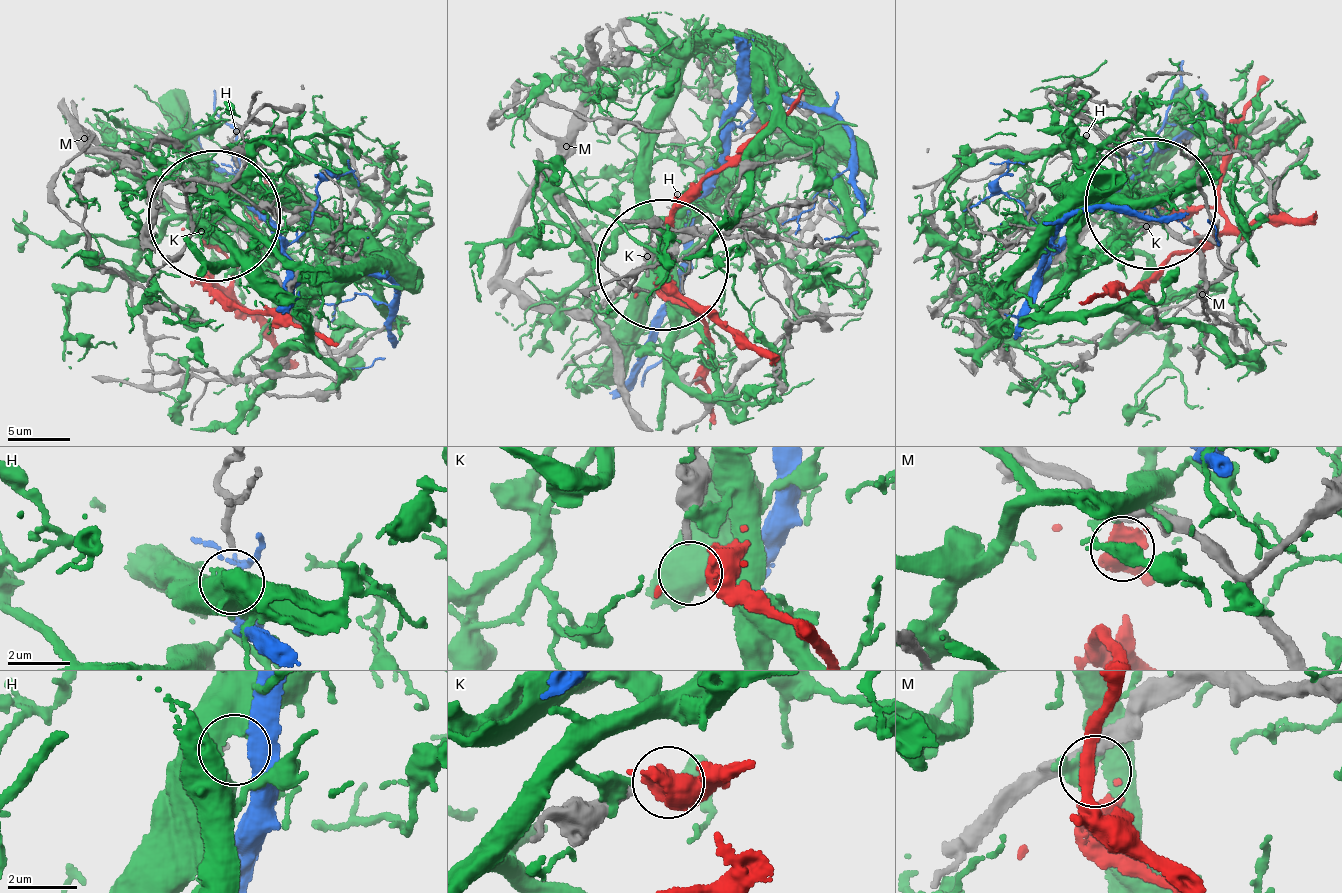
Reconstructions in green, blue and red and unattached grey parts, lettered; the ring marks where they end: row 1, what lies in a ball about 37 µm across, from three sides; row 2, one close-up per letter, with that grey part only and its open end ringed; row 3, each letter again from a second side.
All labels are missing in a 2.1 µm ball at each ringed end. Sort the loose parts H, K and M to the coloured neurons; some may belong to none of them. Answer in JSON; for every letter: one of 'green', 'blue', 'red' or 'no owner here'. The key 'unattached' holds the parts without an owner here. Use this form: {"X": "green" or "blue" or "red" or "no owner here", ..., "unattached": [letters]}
{"H": "green", "K": "no owner here", "M": "no owner here", "unattached": ["K", "M"]}

